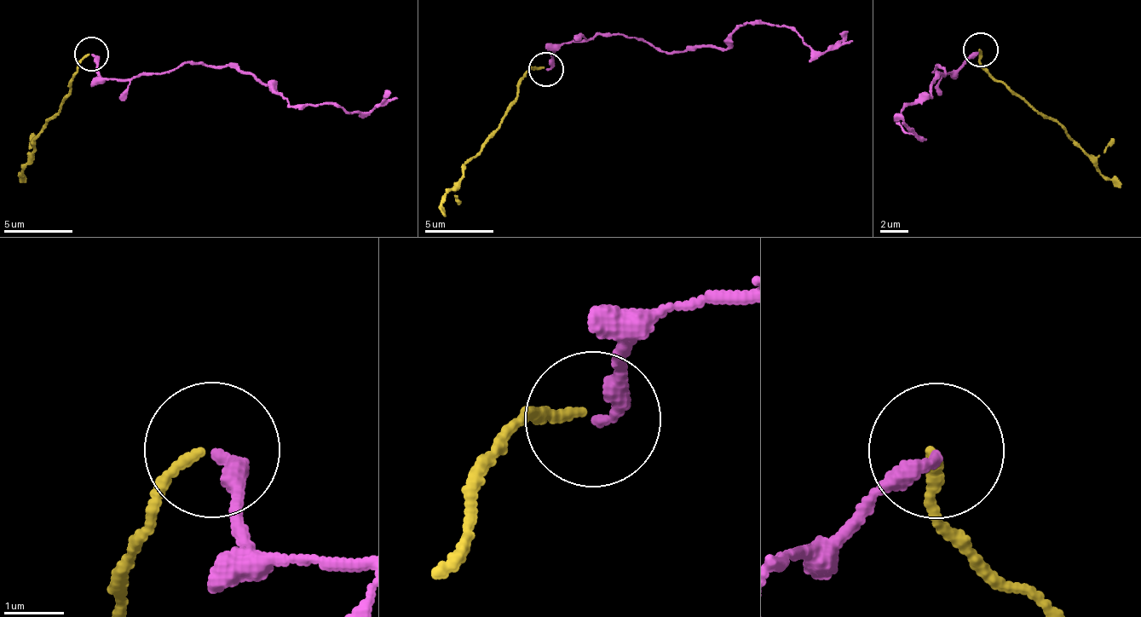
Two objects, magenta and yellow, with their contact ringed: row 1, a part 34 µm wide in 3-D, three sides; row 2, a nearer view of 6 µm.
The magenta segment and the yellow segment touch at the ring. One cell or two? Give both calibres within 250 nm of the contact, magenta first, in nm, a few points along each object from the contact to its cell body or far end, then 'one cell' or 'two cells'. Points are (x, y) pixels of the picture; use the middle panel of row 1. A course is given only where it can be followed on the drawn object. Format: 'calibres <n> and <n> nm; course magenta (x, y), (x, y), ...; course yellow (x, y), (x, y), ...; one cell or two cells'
calibres 240 and 160 nm; course magenta (547, 70), (565, 42), (628, 35), (687, 52), (723, 49), (748, 24), (786, 24), (826, 54), (849, 31); course yellow (544, 66), (531, 68), (519, 83), (500, 129), (465, 164), (463, 176), (443, 199), (446, 217); one cell

